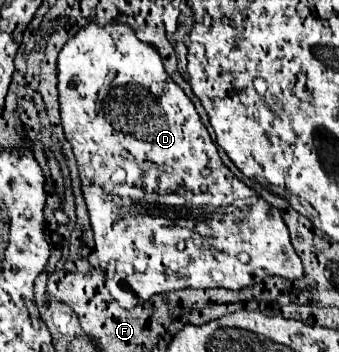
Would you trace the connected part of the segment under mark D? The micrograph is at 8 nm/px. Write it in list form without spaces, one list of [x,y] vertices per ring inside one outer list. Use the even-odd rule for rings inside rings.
[[[87,24],[61,50],[57,70],[59,70],[61,122],[63,122],[65,136],[71,142],[73,154],[75,154],[77,164],[79,164],[79,176],[83,182],[83,194],[85,194],[85,202],[87,202],[87,210],[89,210],[89,218],[91,218],[91,228],[95,232],[95,248],[97,248],[99,264],[107,274],[109,292],[115,296],[115,300],[123,308],[133,308],[141,302],[147,302],[153,294],[171,292],[171,290],[183,290],[183,288],[241,290],[245,286],[253,286],[257,282],[263,282],[267,276],[281,276],[287,280],[297,280],[303,276],[303,264],[291,246],[289,230],[283,224],[281,212],[277,208],[273,208],[269,202],[265,202],[255,190],[251,190],[239,178],[235,178],[233,172],[223,164],[223,160],[219,158],[217,146],[213,144],[207,128],[203,126],[193,102],[175,84],[175,80],[171,80],[171,76],[167,74],[167,70],[163,66],[159,52],[155,48],[151,48],[151,44],[141,42],[127,24],[107,24],[107,26]],[[117,170],[125,172],[123,186],[113,180],[113,174]]]

